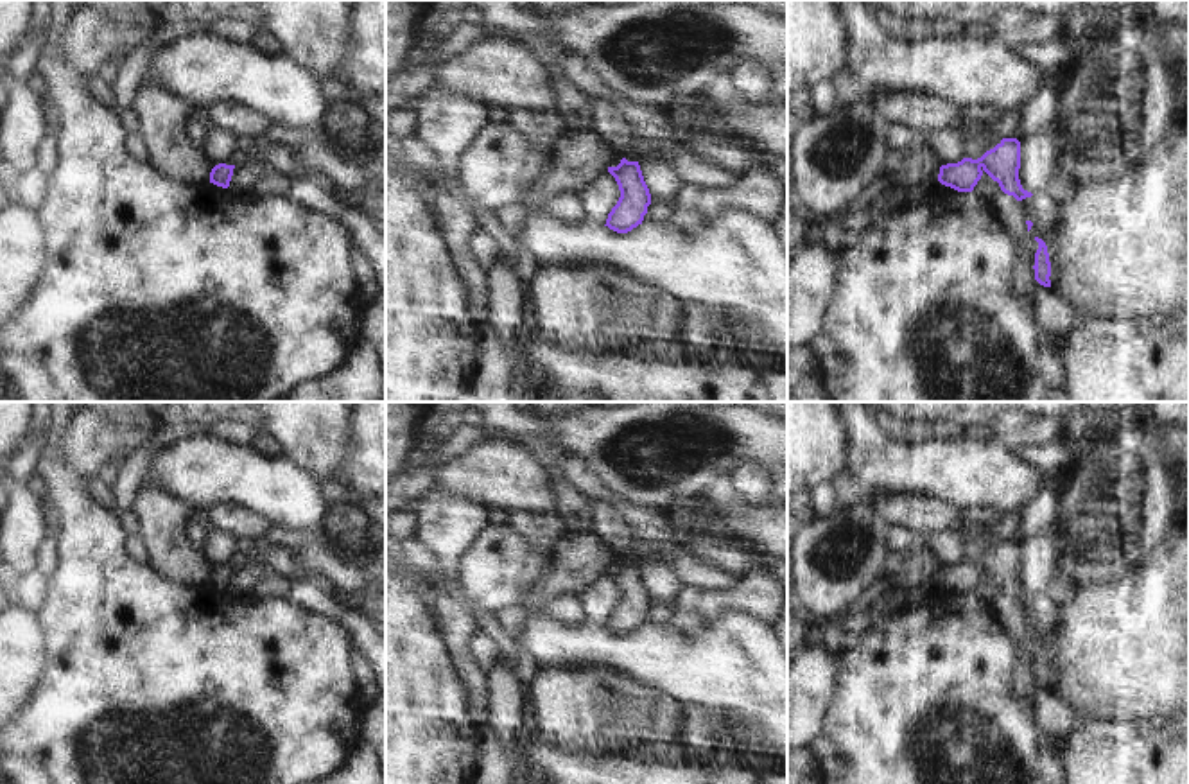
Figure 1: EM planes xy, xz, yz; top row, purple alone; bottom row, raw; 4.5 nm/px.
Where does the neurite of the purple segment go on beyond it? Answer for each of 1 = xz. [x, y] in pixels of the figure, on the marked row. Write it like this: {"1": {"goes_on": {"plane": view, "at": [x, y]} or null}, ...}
{"1": {"goes_on": null}}

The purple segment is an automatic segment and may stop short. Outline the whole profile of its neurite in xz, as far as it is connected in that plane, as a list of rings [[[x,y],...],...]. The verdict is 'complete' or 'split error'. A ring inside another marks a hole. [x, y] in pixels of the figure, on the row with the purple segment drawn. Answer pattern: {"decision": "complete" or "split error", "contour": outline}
{"decision": "complete", "contour": [[[622,158],[617,167],[608,167],[608,172],[615,178],[621,197],[608,213],[604,226],[617,233],[628,233],[642,224],[647,206],[651,205],[651,194],[638,161]]]}

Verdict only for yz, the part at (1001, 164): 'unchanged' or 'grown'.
unchanged

